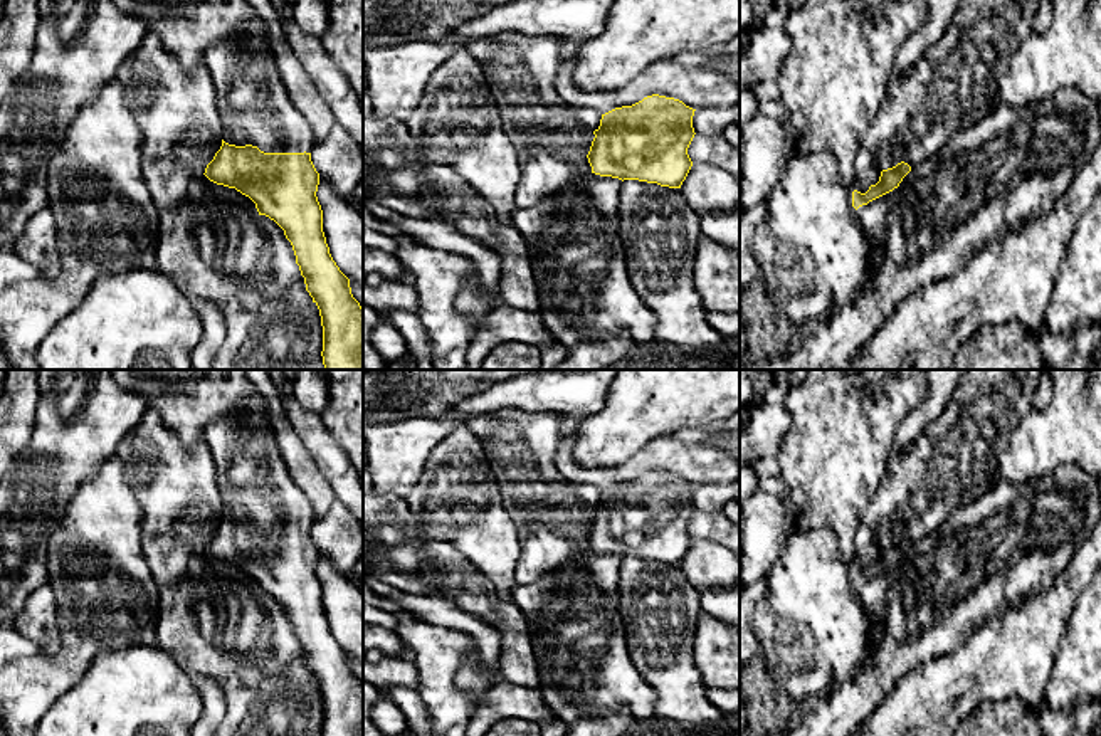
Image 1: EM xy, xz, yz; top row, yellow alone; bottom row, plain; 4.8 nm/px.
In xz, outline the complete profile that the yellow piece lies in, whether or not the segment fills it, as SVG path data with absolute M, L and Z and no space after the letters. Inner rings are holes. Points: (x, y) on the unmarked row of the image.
M652 471L632 482L615 484L602 491L587 531L592 549L622 558L639 556L681 565L693 543L687 524L696 511L694 487L679 476Z

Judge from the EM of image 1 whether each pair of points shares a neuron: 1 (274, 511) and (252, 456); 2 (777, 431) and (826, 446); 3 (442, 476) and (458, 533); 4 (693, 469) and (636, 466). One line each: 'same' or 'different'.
1: same
2: different
3: same
4: same

